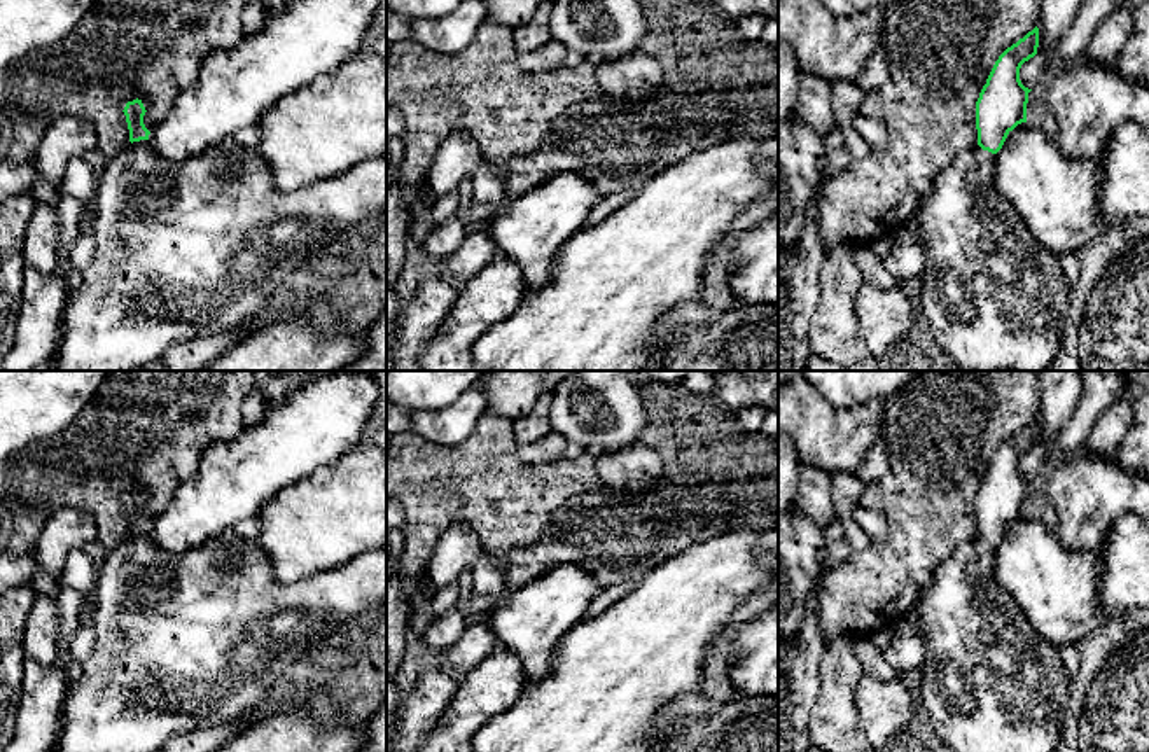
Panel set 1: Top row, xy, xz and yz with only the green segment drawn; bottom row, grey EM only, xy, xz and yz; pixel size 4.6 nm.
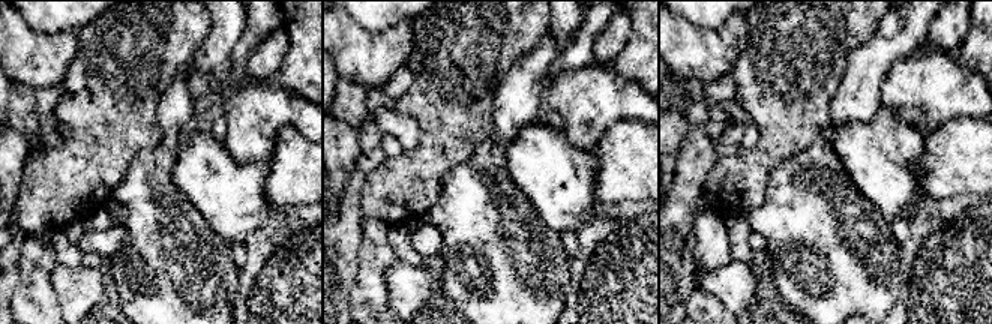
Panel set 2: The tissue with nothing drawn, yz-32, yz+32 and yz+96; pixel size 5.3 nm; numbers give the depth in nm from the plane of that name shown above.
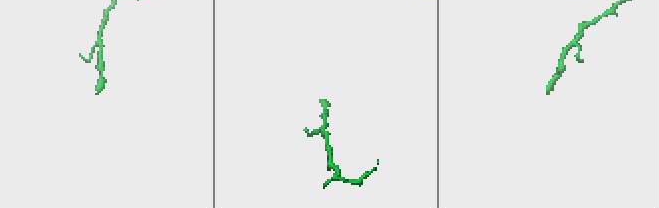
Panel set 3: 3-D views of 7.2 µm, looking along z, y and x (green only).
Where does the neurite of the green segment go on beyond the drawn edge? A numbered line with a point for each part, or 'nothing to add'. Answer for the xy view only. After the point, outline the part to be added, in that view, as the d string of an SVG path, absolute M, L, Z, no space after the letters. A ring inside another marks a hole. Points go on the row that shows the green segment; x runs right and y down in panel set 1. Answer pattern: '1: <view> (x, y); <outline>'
1: xy (188, 249); M140 140L108 159L96 182L91 234L94 257L82 268L80 287L70 289L52 371L133 371L182 341L234 332L264 317L275 297L299 297L296 276L346 276L364 252L355 229L386 219L386 156L366 159L338 177L290 192L278 191L255 149L227 140L182 163L163 159Z

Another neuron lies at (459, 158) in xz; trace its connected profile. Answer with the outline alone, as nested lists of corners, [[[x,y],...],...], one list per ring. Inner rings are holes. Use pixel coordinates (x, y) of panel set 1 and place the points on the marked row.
[[[456,131],[434,156],[425,187],[442,198],[458,189],[465,178],[476,178],[481,163],[483,154],[472,136],[467,131]]]

